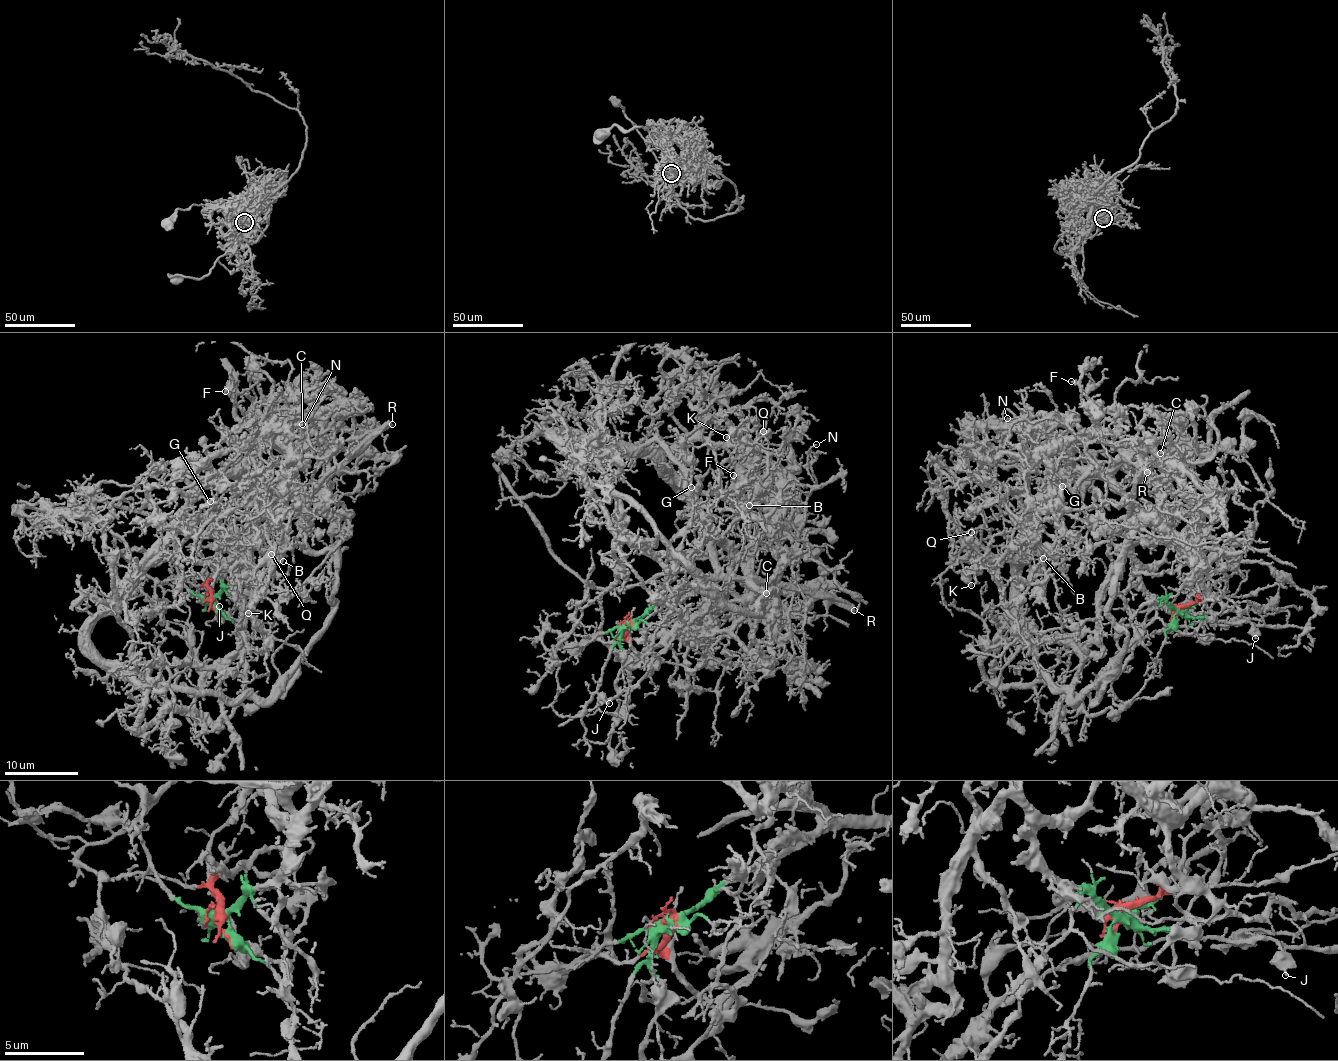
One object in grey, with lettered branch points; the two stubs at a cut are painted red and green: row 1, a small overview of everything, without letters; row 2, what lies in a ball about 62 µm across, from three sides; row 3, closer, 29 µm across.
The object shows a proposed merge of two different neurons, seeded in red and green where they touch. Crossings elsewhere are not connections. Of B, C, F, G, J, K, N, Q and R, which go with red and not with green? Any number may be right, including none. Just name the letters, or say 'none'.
C, F, G

